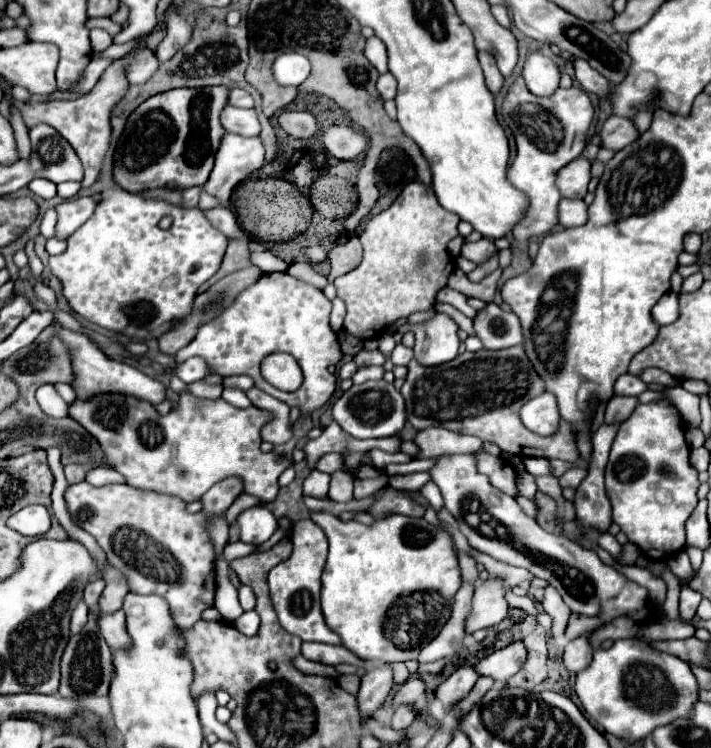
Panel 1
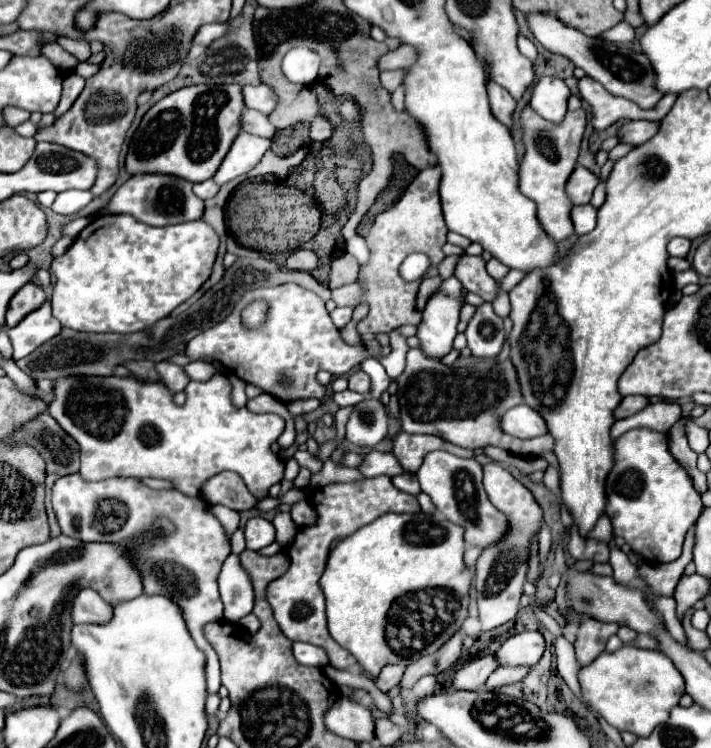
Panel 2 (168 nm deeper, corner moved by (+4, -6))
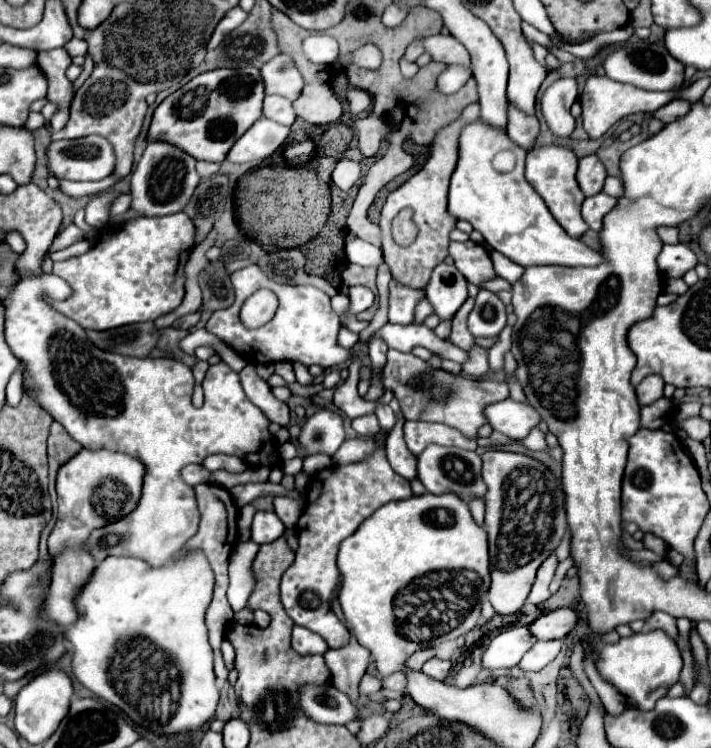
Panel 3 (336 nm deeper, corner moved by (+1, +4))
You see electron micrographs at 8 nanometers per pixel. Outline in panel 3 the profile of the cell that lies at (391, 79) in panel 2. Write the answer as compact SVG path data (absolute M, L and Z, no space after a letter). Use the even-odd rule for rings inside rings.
M419 38L419 40L415 40L415 42L413 42L413 44L411 44L411 46L405 50L405 56L403 56L403 58L405 58L407 62L415 62L415 60L417 60L417 58L419 58L419 56L425 52L421 42L423 42L423 40Z

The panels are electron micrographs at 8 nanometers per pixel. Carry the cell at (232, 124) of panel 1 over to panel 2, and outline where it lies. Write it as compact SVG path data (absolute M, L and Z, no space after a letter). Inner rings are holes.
M246 110L244 116L242 116L242 132L254 132L258 136L274 138L276 126L272 126L268 116L264 116L262 112L258 112L258 110Z

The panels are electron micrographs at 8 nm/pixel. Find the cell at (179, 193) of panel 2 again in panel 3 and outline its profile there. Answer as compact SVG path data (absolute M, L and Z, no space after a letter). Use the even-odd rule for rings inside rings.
M149 142L135 170L131 172L131 210L143 216L167 216L183 212L199 184L199 174L195 170L195 160L165 142Z

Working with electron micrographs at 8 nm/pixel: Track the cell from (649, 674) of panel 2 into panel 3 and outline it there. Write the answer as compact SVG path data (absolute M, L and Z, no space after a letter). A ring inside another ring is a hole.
M651 630L651 632L639 632L629 638L621 638L617 644L605 644L599 650L599 658L595 662L595 668L599 676L615 686L623 698L629 700L629 706L641 712L653 710L655 702L667 694L667 690L679 682L681 674L681 652L677 650L677 644L663 634L663 630Z

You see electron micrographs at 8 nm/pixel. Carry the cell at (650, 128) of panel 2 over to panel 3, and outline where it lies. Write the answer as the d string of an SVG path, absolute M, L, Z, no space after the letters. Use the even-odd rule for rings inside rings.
M673 100L673 102L665 104L665 106L661 106L659 110L655 110L655 112L653 112L653 118L661 120L663 124L675 122L677 118L681 118L681 116L685 116L685 114L687 114L689 106L691 106L691 104L689 104L689 102L685 102L685 100Z

